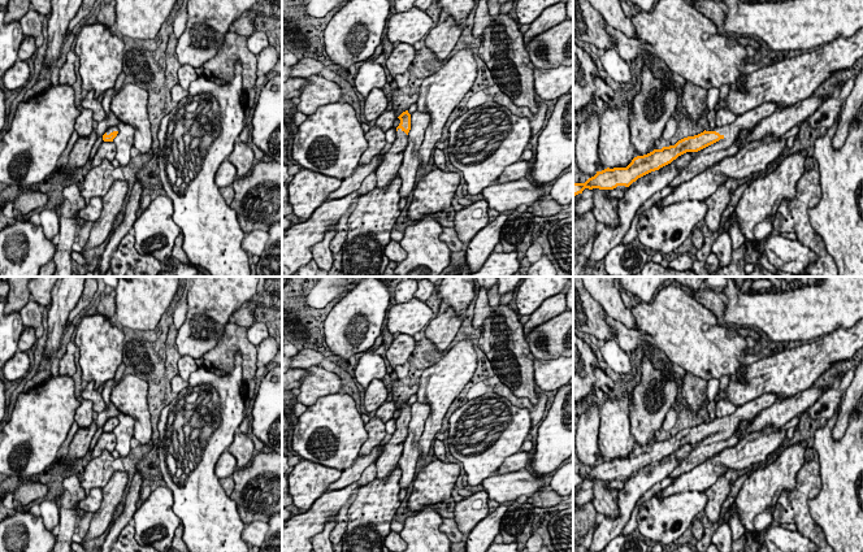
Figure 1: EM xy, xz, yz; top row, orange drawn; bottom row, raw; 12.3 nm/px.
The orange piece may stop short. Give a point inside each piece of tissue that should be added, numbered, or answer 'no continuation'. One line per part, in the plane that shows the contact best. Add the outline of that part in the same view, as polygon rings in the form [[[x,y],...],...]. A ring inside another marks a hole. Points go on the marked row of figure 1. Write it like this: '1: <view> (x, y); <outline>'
1: yz (744, 124); [[[764,103],[746,113],[737,116],[736,121],[723,127],[715,127],[712,131],[724,138],[719,142],[701,149],[686,168],[675,177],[668,184],[677,187],[704,171],[708,166],[721,161],[724,157],[734,156],[740,151],[740,142],[745,138],[763,118],[773,114],[779,109],[775,103]]]

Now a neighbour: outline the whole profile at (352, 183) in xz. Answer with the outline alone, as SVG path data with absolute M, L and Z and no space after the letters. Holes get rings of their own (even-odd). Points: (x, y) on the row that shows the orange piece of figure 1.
M383 155L357 166L351 177L342 179L338 190L329 194L312 216L282 232L282 277L292 277L312 260L312 248L324 239L325 232L346 214L363 181L377 170Z

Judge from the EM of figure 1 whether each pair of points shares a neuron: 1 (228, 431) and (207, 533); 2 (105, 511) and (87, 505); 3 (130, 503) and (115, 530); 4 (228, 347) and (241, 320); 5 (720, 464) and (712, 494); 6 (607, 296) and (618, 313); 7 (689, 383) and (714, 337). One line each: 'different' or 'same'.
1: same
2: different
3: same
4: different
5: different
6: same
7: different

